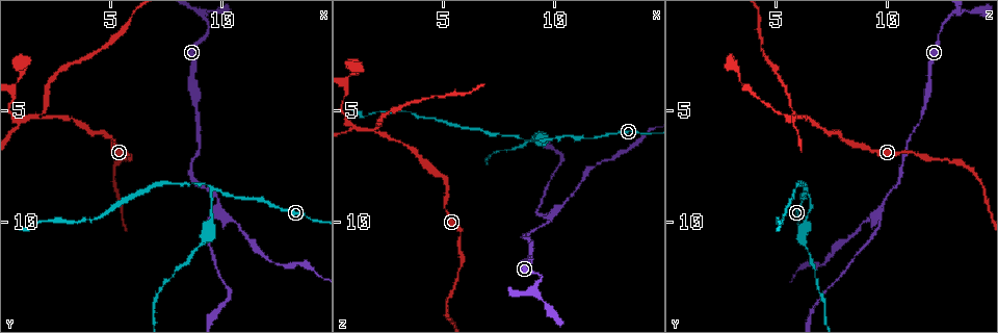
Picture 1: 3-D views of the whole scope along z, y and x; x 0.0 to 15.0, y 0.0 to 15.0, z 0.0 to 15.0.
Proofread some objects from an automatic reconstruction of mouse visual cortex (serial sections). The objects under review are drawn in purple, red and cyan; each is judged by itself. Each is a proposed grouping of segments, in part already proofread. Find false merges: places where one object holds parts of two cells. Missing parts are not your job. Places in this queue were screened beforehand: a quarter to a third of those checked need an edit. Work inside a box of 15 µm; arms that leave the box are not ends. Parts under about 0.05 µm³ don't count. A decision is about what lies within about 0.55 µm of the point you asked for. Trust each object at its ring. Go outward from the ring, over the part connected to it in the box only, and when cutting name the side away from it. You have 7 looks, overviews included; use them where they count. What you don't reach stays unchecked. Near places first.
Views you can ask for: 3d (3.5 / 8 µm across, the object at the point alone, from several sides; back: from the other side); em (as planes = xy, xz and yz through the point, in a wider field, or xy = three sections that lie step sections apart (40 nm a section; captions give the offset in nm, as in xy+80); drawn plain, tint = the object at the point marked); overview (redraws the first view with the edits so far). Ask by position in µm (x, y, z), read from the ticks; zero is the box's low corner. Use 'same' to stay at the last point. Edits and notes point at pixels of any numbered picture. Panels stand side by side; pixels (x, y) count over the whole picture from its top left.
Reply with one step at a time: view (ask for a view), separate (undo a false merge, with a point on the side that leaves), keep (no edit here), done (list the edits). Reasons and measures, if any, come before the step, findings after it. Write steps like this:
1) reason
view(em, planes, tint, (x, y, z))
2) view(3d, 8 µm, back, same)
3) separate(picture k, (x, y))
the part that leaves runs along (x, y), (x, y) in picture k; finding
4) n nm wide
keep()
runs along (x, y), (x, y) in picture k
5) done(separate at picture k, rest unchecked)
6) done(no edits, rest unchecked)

two arms in line, one across
view(3d, 3.5 µm, (10.0, 9.4, 9.6))

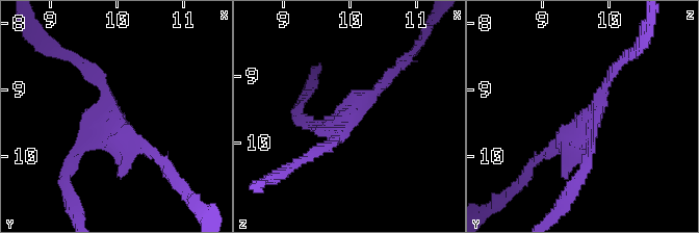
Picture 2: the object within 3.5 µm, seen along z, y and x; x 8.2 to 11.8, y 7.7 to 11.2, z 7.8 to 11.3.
keep()
runs along (621, 63), (573, 134), (546, 153) in picture 2; continuous, no second cell

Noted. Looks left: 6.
arms part here
view(3d, 3.5 µm, (9.5, 8.4, 6.4))

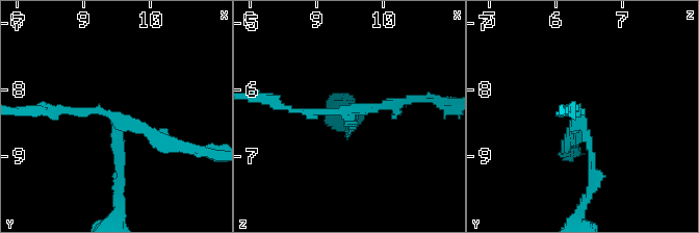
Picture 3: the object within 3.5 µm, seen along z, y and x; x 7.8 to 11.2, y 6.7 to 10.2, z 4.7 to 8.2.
shape alone is not enough
view(em, xy, step 5, tint, (9.50, 8.50, 6.35))

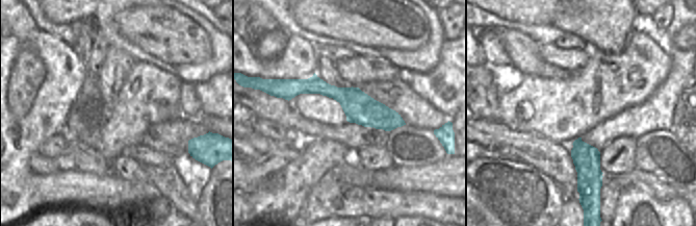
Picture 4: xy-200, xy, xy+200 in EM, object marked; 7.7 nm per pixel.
another direction
view(em, planes, tint, same)

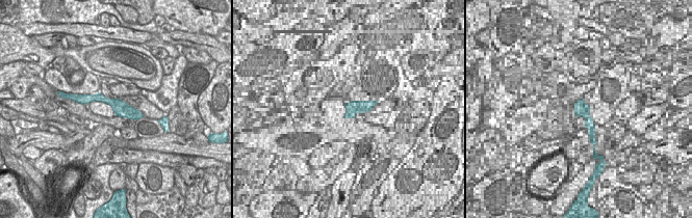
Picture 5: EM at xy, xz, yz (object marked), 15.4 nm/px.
arms of 100, 150, 200 nm
separate(picture 3, (118, 176))
the part that leaves runs along (118, 133), (118, 216) in picture 3; a second cell is stuck on

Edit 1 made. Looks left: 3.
branch point
view(3d, 3.5 µm, (1.7, 5.3, 5.8))

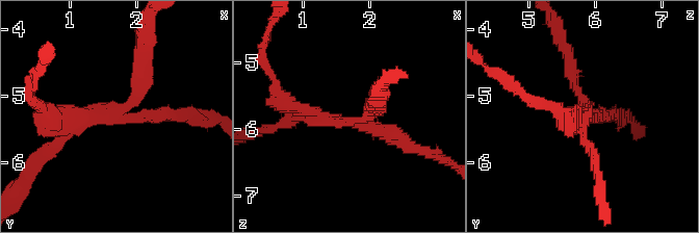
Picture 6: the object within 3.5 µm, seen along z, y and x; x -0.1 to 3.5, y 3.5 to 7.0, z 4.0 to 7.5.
3 arms; arms of 200, 200, 250 nm
view(em, xy, step 2, tint, (1.75, 5.30, 5.85))

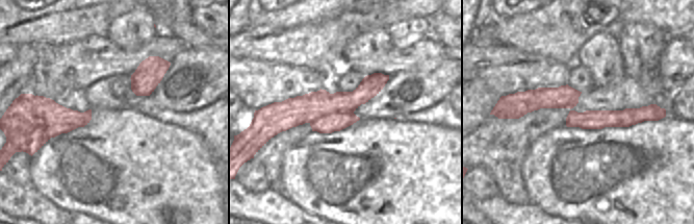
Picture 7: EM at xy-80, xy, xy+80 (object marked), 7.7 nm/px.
separate(picture 6, (575, 80))
border along (353, 112), (334, 112), (310, 123) in picture 7; a second cell is stuck on

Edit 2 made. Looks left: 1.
done(separate at picture 3, separate at picture 6, rest unchecked)

